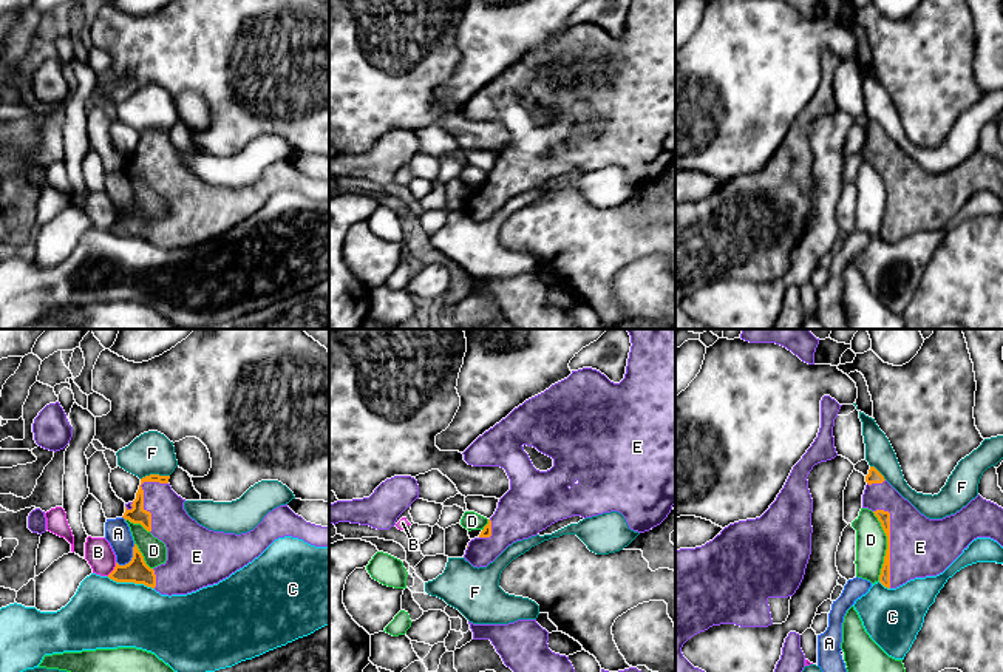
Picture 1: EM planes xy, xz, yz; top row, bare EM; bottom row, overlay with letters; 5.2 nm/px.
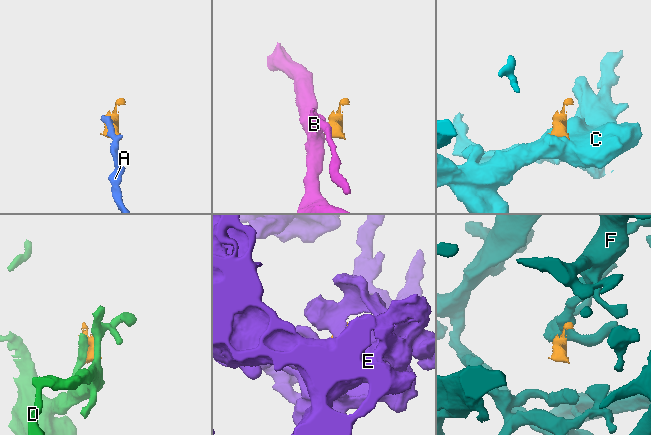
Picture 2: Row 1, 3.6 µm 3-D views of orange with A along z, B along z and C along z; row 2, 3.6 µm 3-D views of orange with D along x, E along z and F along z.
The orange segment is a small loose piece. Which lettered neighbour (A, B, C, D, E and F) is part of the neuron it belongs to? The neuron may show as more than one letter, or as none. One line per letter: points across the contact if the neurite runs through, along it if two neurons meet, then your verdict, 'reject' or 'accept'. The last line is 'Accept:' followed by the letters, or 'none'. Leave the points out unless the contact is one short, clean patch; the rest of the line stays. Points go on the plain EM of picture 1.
A: border along xy (135, 198), (132, 212), (119, 220); reject
B: border along xy (116, 217), (107, 229); reject
C: border along xy (107, 230), (116, 235), (142, 237), (153, 243); reject
D: border along yz (872, 166), (886, 190), (886, 209), (880, 234); reject
E: accept
F: reject
Accept: E

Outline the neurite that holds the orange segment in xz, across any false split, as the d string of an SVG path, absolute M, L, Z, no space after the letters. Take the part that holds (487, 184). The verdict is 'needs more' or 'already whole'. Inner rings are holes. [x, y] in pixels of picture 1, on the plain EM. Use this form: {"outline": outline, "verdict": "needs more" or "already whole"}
{"outline": "M631 0L620 37L592 22L572 25L567 32L515 62L462 108L468 119L501 120L510 133L510 144L499 153L495 168L481 188L468 196L464 212L473 221L487 221L513 196L536 190L572 170L586 173L618 165L631 184L649 185L668 171L675 158L675 0ZM525 99L552 111L553 120L536 124L524 105Z", "verdict": "needs more"}

